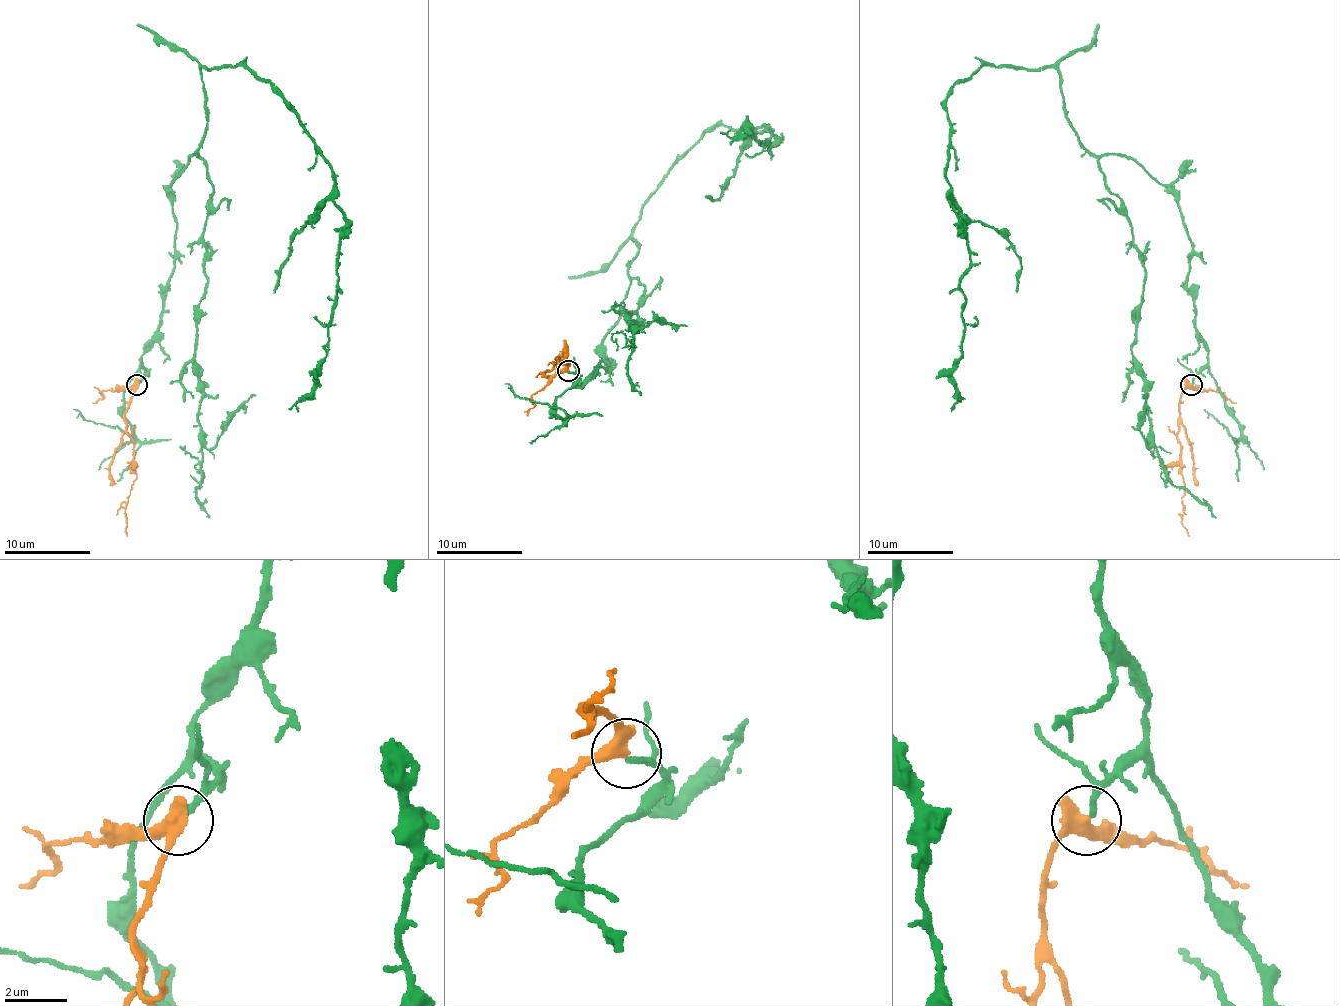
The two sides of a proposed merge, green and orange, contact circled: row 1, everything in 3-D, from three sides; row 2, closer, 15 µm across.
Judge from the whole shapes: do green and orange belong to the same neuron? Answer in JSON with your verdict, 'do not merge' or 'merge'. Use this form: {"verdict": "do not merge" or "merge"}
{"verdict": "merge"}

